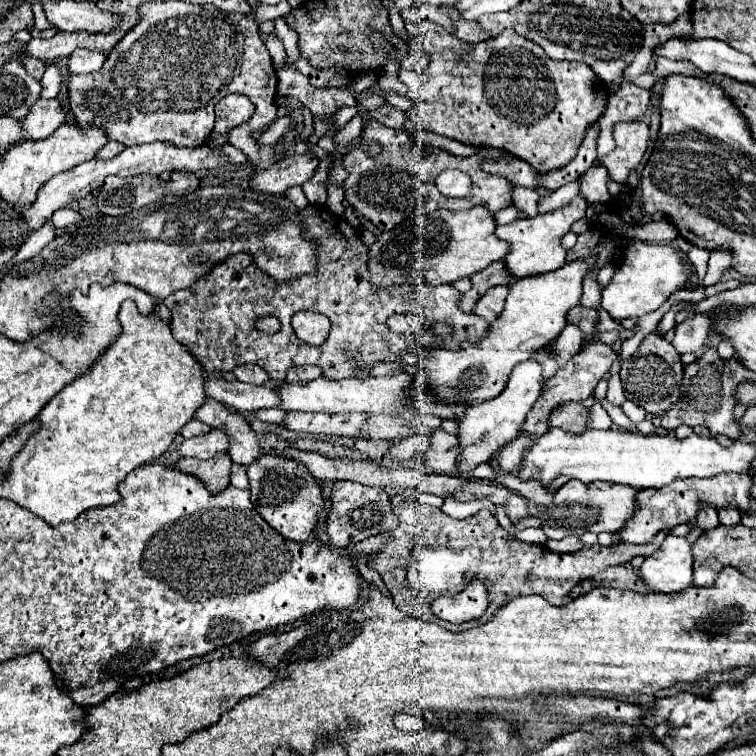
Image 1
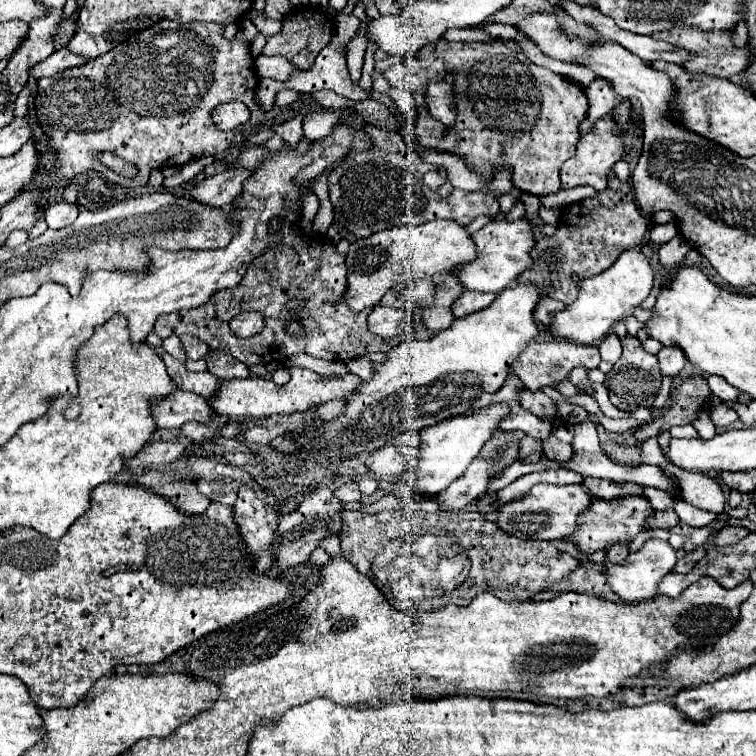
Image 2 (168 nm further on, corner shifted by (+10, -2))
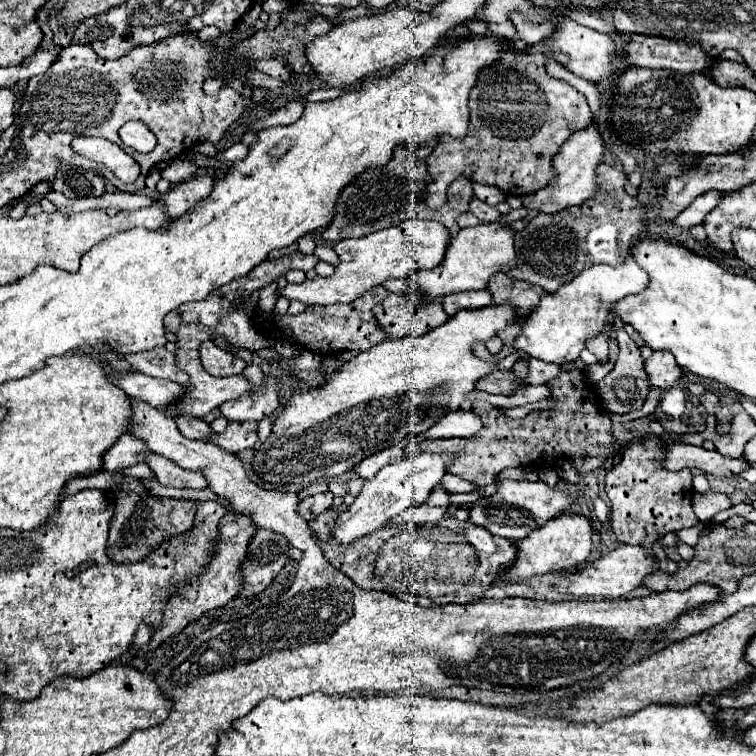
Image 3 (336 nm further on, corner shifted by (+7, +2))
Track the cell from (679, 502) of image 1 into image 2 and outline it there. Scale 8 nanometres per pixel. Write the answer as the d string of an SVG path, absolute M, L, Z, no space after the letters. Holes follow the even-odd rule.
M625 496L625 498L613 498L613 500L595 500L589 510L579 518L579 530L567 536L565 540L575 542L579 550L589 556L597 550L607 550L615 544L627 544L631 542L639 532L645 530L645 524L649 516L653 514L651 502L645 496Z

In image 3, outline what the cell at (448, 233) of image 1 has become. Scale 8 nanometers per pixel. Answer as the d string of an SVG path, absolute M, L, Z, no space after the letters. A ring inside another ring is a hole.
M406 220L398 226L390 226L362 238L340 240L332 246L340 260L332 276L304 280L302 284L288 282L286 288L278 290L276 294L288 300L300 300L304 304L348 304L388 278L408 278L416 268L436 268L446 254L448 240L448 230L434 220Z

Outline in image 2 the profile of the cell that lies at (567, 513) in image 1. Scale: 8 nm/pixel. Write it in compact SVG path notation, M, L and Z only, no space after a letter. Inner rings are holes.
M537 484L523 500L507 502L501 508L501 516L497 526L505 532L527 538L527 540L561 540L577 530L577 520L591 504L591 496L583 484L569 486L553 486L553 484Z

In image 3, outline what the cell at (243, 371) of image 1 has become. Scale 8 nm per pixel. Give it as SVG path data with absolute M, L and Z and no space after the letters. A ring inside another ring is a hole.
M204 340L200 344L200 362L202 362L202 368L212 376L242 374L244 366L246 366L244 360L232 356L230 352L224 352L212 340Z

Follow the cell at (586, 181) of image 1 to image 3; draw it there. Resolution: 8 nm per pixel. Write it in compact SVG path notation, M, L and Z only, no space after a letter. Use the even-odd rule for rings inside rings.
M504 52L502 60L486 70L482 70L478 84L470 92L470 128L464 140L456 140L450 136L440 136L438 146L426 160L428 174L432 182L426 186L426 204L430 208L440 208L444 204L444 190L458 176L466 176L474 182L488 184L500 188L508 196L526 196L544 188L552 178L552 156L560 150L560 146L572 136L572 132L584 130L592 124L592 110L586 102L586 96L580 94L574 86L564 80L552 78L546 72L546 54L530 52L530 54L512 54Z

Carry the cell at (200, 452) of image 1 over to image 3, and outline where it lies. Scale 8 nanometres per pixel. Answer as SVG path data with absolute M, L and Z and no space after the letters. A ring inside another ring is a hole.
M124 434L106 452L106 456L104 456L104 470L114 472L114 470L122 470L126 466L134 466L138 462L144 462L148 452L150 450L146 448L146 444L142 440L134 438L132 434Z

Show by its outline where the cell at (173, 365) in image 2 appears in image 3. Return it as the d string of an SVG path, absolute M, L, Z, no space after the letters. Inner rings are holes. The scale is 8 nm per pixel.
M152 348L148 352L136 352L124 356L124 360L138 372L154 376L154 378L164 378L172 380L178 384L188 382L188 374L178 370L174 354L170 354L166 348Z

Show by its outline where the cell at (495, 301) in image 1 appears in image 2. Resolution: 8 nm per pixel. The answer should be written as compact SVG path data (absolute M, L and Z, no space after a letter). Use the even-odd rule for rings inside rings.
M465 290L455 300L453 314L455 314L455 318L465 318L473 312L479 312L479 310L487 308L493 300L495 300L495 294L491 294L491 292L469 292L469 290Z

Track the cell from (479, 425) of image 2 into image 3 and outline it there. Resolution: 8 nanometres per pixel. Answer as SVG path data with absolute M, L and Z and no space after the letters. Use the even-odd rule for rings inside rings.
M420 452L418 456L402 458L396 464L390 464L388 468L380 468L380 472L372 478L366 480L360 494L354 498L354 502L348 506L346 512L338 514L336 524L330 530L330 536L338 544L350 544L352 540L366 536L380 526L384 526L392 516L400 514L408 506L418 506L424 504L428 498L430 490L442 480L446 466L450 462L450 454L430 454L430 452Z

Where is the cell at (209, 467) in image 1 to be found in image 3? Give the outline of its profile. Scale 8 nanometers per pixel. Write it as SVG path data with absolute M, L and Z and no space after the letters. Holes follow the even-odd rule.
M130 494L120 496L116 500L114 516L110 520L110 536L108 536L108 558L114 564L132 564L144 560L156 546L164 540L184 534L194 524L194 504L192 500L172 500L172 498L158 498L148 496L140 498Z

